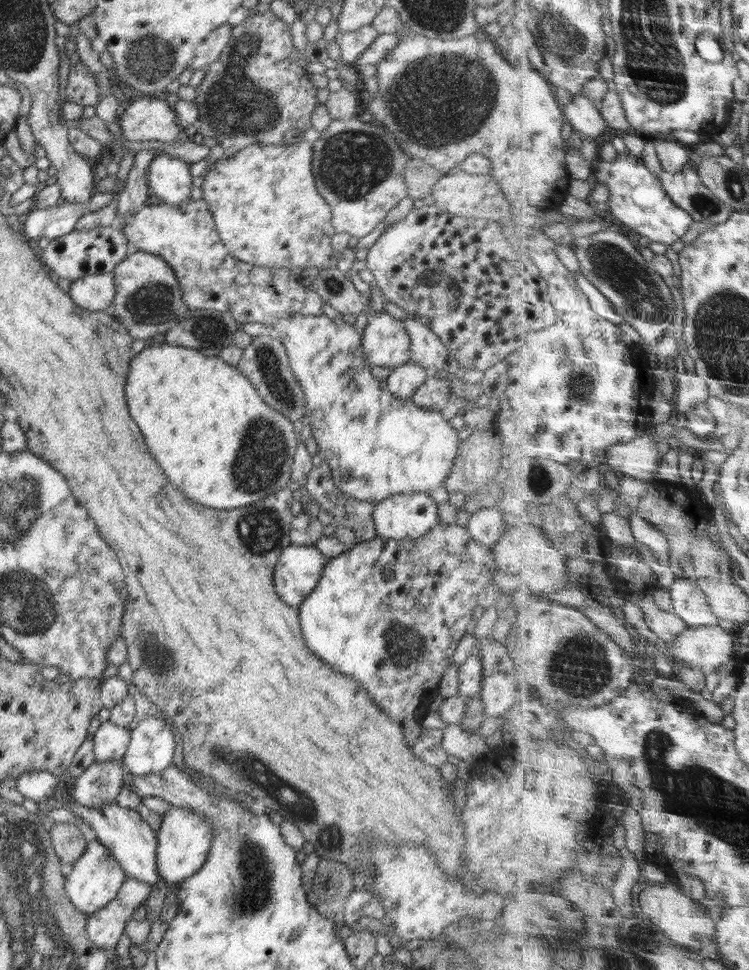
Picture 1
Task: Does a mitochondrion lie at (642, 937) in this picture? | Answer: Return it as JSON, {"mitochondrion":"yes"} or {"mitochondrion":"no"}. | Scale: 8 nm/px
{"mitochondrion":"yes"}

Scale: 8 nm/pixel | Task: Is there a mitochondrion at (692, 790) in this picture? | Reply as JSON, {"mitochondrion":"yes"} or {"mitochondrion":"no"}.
{"mitochondrion":"yes"}

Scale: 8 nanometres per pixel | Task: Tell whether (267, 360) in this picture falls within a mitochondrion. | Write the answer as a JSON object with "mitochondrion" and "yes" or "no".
{"mitochondrion":"yes"}

